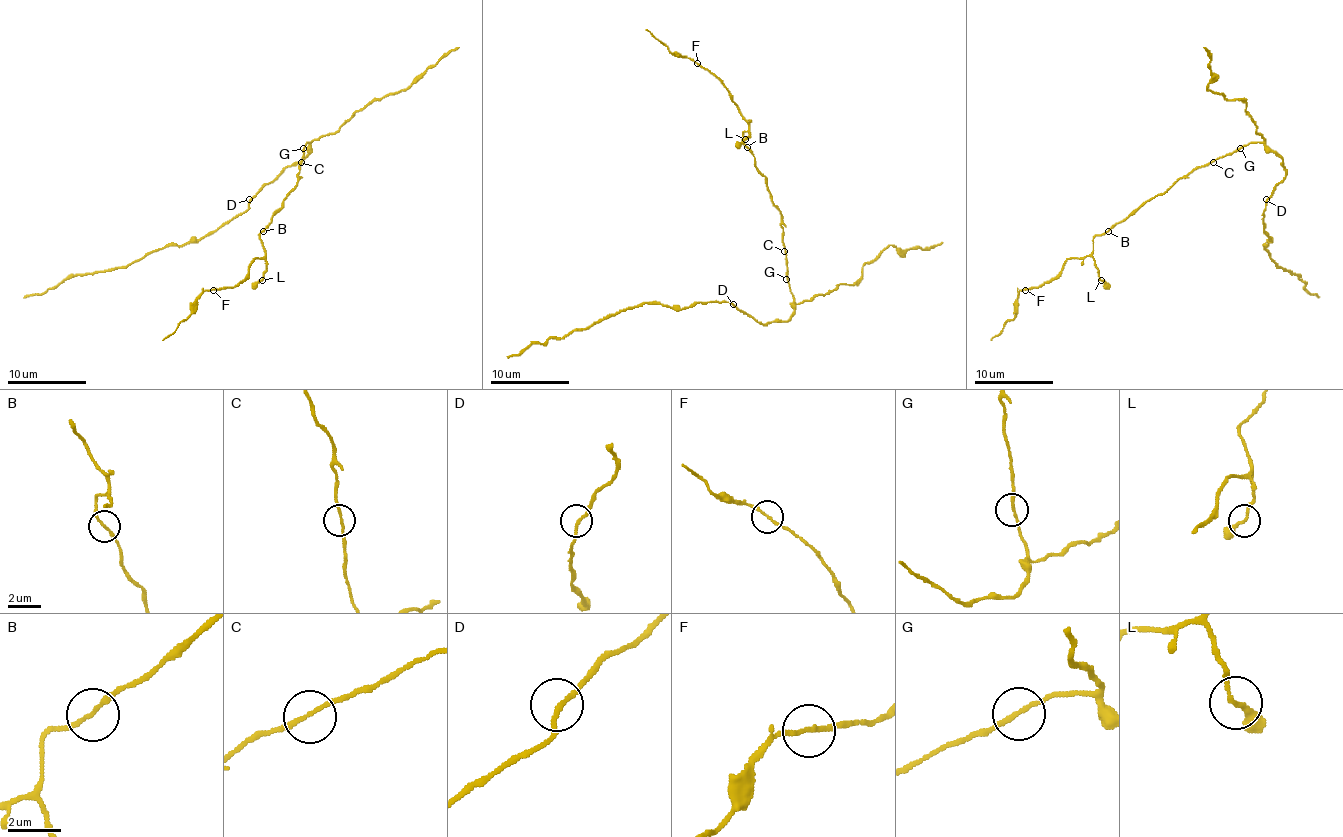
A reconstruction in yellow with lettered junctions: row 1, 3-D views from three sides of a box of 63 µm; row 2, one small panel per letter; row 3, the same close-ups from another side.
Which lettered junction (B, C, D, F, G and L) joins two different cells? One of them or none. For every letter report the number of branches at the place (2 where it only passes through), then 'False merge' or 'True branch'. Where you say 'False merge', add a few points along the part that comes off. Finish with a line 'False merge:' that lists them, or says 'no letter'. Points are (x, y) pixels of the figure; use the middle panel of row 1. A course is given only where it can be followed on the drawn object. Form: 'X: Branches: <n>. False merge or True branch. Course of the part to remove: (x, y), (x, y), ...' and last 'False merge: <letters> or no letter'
B: Branches: 2. True branch
C: Branches: 2. True branch
D: Branches: 2. True branch
F: Branches: 2. True branch
G: Branches: 2. True branch
L: Branches: 2. True branch
False merge: no letter

